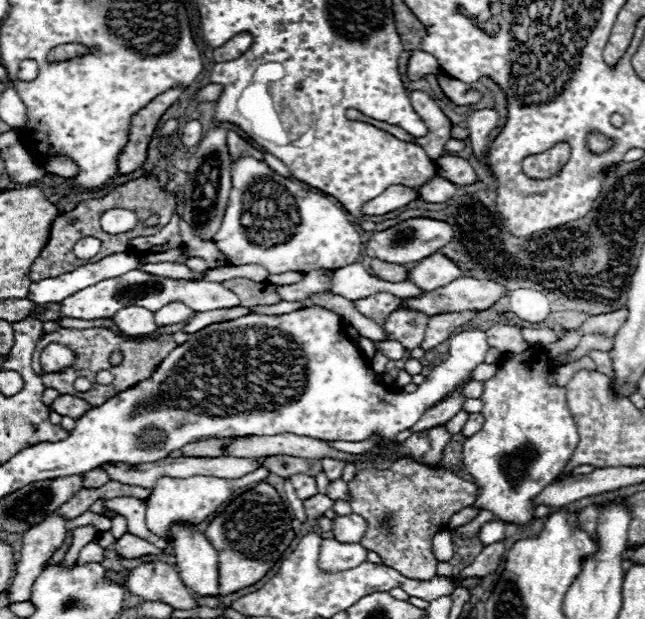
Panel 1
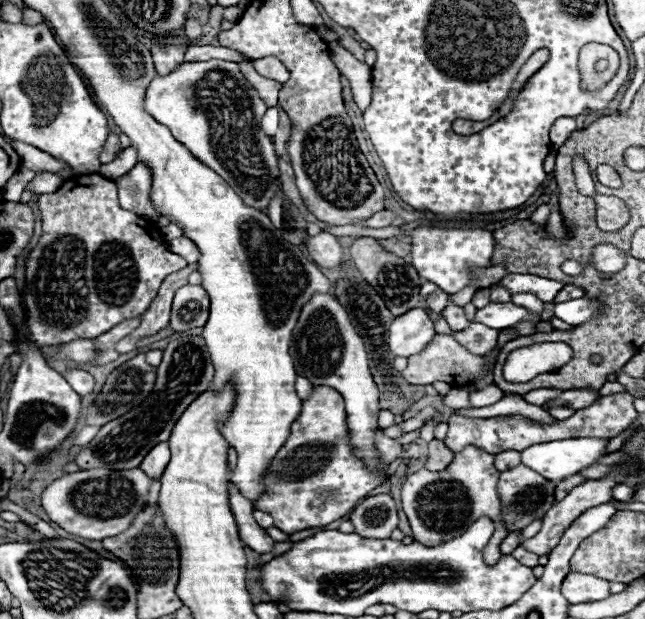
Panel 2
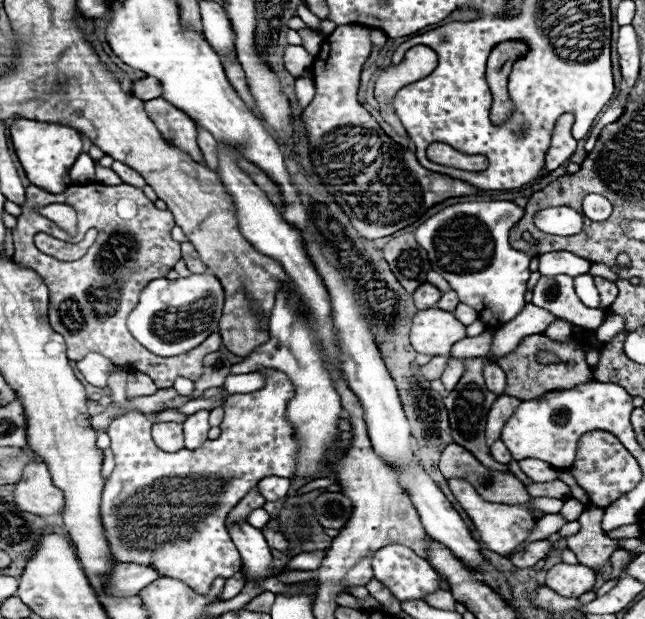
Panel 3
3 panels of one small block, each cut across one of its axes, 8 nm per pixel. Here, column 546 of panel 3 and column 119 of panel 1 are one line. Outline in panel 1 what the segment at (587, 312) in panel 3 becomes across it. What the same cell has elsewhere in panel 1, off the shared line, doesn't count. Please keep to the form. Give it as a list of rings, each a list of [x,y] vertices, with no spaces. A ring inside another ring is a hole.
[[[132,270],[124,276],[102,280],[100,284],[94,284],[92,288],[84,288],[82,292],[76,292],[68,300],[60,304],[60,316],[72,316],[82,320],[96,320],[96,318],[112,318],[120,308],[126,306],[142,306],[150,312],[160,310],[162,306],[170,302],[184,302],[194,312],[206,312],[216,308],[234,308],[238,306],[238,296],[228,290],[220,282],[206,282],[206,280],[164,280],[156,278],[148,272]]]

